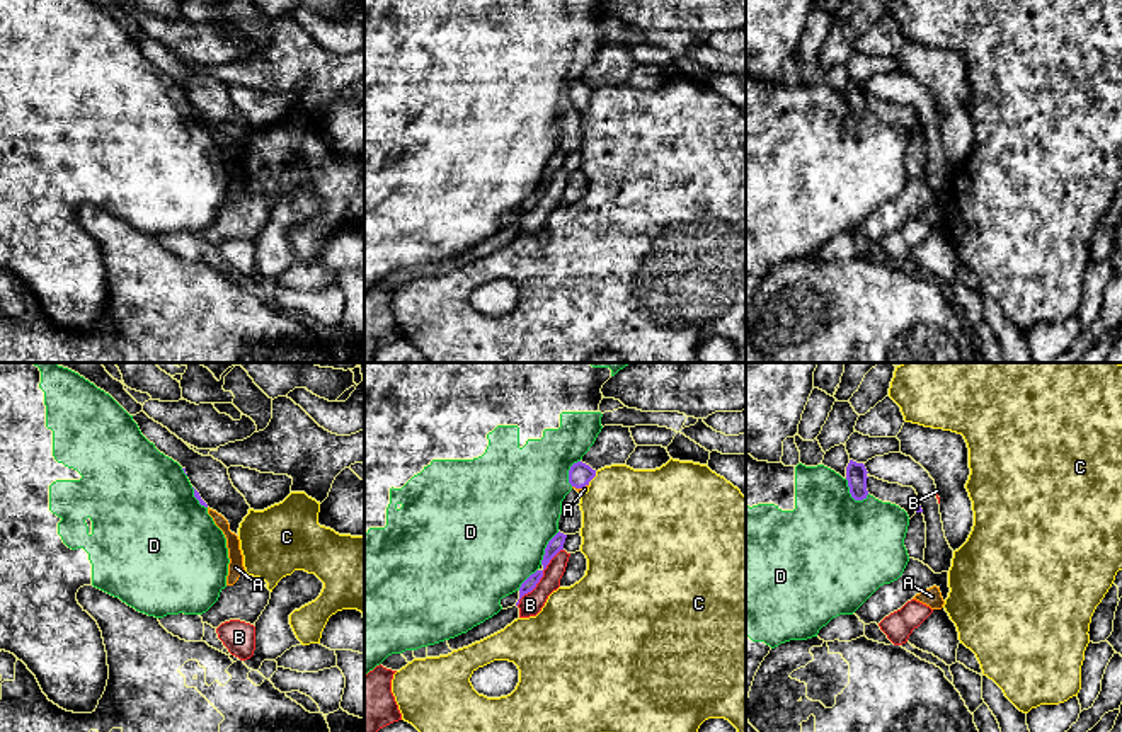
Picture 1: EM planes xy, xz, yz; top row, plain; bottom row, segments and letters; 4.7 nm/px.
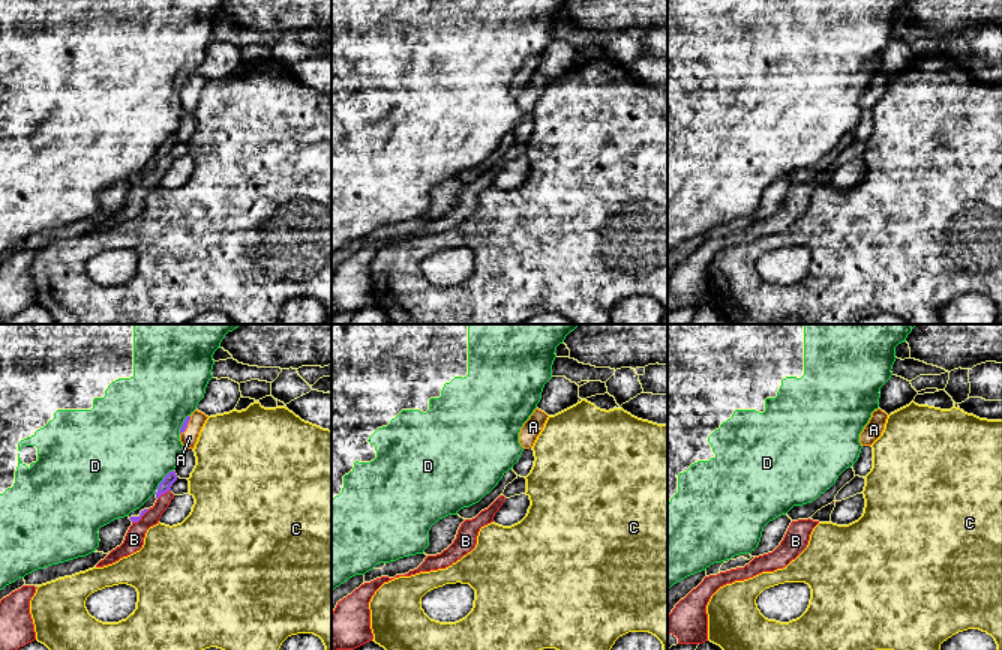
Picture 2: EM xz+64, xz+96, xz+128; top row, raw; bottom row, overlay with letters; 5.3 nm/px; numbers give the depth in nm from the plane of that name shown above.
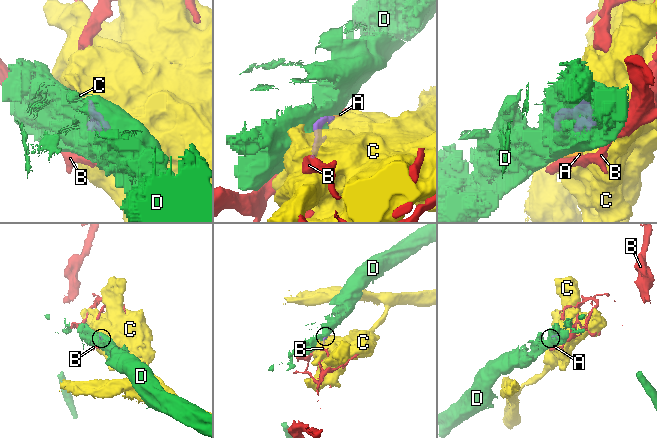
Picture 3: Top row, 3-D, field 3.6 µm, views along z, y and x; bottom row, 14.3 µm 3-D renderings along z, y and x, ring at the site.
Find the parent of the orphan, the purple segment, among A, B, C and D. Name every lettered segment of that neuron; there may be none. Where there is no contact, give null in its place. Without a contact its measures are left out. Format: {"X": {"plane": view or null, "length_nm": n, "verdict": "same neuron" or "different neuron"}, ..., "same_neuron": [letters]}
{"A": {"plane": "xz", "length_nm": 80, "verdict": "same neuron"}, "B": {"plane": "xz", "length_nm": 340, "verdict": "different neuron"}, "C": {"plane": "xz", "length_nm": 80, "verdict": "different neuron"}, "D": {"plane": "yz", "length_nm": 140, "verdict": "different neuron"}, "same_neuron": ["A"]}

